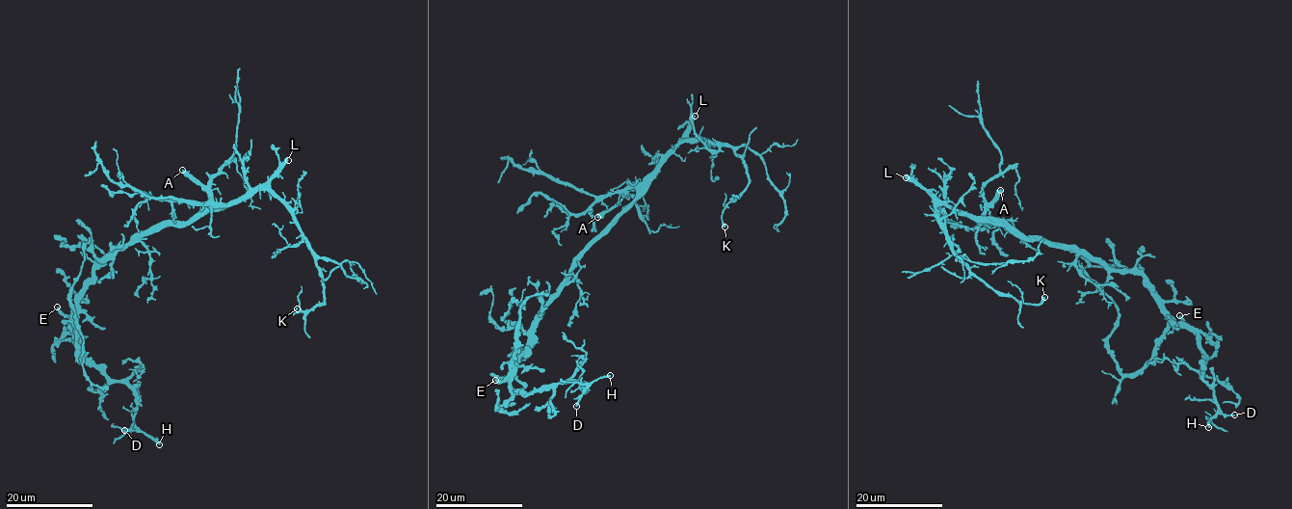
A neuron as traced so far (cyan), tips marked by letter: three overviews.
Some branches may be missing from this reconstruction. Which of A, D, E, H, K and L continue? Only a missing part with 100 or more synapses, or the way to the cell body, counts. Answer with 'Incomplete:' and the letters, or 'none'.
Incomplete: A, L

